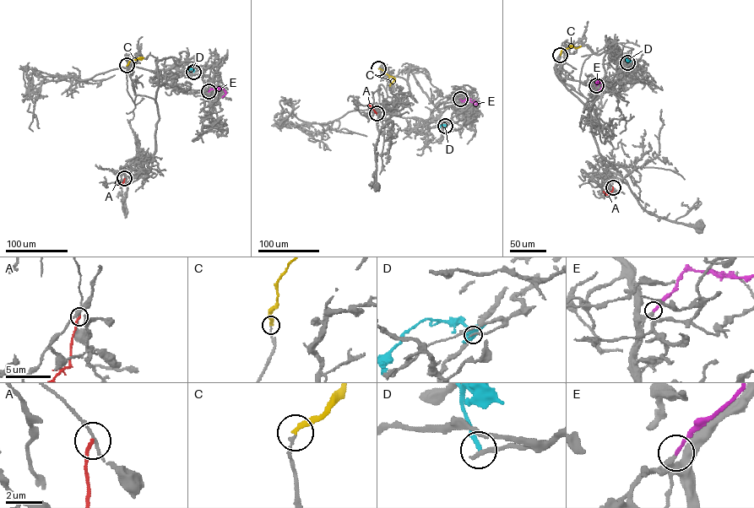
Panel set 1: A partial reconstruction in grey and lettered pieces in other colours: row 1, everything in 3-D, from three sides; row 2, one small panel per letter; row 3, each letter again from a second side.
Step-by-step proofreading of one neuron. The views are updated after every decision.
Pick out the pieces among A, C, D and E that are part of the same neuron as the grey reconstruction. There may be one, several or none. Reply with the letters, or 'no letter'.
C

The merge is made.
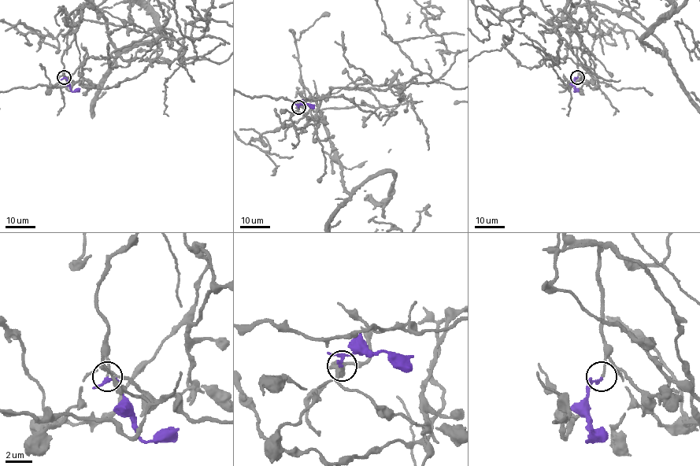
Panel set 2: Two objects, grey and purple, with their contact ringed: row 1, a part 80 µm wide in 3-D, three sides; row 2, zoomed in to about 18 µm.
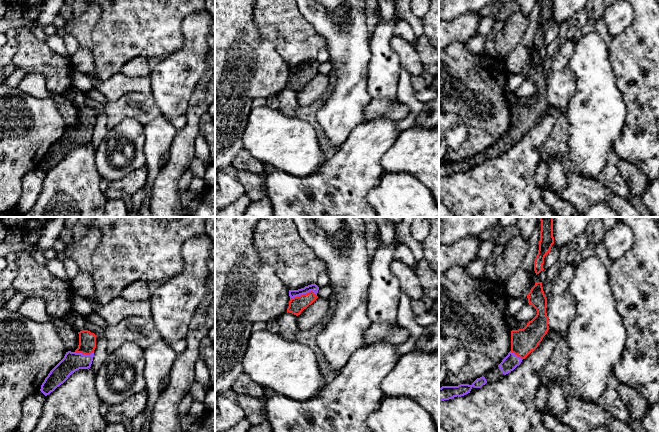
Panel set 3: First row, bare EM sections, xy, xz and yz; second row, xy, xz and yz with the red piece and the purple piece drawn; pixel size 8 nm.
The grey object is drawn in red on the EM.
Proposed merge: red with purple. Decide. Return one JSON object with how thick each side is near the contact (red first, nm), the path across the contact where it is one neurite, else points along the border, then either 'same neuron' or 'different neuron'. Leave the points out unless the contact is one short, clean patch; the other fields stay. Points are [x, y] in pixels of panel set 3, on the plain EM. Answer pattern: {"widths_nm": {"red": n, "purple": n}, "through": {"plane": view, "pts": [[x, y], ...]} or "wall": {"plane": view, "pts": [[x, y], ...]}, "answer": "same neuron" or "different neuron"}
{"widths_nm": {"red": 130, "purple": 60}, "through": {"plane": "xz", "pts": [[297, 80], [303, 70], [313, 63]]}, "answer": "same neuron"}

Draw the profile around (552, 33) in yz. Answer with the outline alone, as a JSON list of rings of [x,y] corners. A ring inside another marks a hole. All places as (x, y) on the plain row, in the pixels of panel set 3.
[[[555,20],[552,21],[550,28],[544,34],[544,46],[548,46],[553,40],[558,38],[561,25],[561,23],[558,23]]]

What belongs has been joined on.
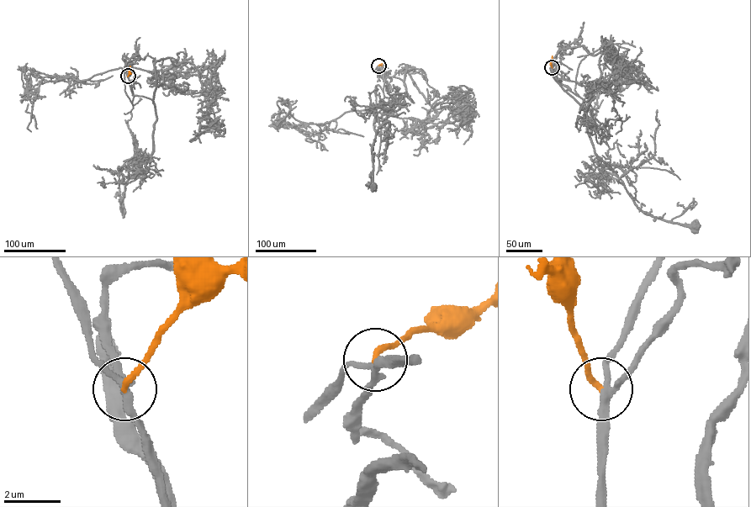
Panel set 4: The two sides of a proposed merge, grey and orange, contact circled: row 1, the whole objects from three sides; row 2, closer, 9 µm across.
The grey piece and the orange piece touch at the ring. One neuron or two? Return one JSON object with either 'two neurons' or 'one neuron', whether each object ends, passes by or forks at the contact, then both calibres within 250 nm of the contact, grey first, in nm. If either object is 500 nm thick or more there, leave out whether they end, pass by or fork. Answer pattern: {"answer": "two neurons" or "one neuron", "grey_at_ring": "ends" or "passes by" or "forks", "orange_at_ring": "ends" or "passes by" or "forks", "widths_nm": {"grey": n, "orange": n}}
{"answer": "two neurons", "grey_at_ring": "forks", "orange_at_ring": "ends", "widths_nm": {"grey": 240, "orange": 190}}

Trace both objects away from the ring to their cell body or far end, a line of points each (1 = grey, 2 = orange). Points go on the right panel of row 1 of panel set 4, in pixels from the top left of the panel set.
1: (552, 67), (583, 109), (594, 152), (606, 164), (614, 162), (612, 173), (637, 207), (695, 226)
2: (552, 67), (552, 55)

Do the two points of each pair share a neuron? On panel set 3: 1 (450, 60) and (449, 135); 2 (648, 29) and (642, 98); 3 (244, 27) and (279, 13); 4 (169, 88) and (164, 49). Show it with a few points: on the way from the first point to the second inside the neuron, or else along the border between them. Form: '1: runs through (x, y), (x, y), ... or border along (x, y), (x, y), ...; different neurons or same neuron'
1: border along (449, 113), (458, 115), (463, 120), (466, 130); different neurons
2: runs through (648, 46), (648, 57), (638, 67), (642, 81); same neuron
3: border along (253, 10), (253, 21), (257, 30), (268, 42); different neurons
4: border along (183, 41), (179, 48), (163, 58); different neurons

